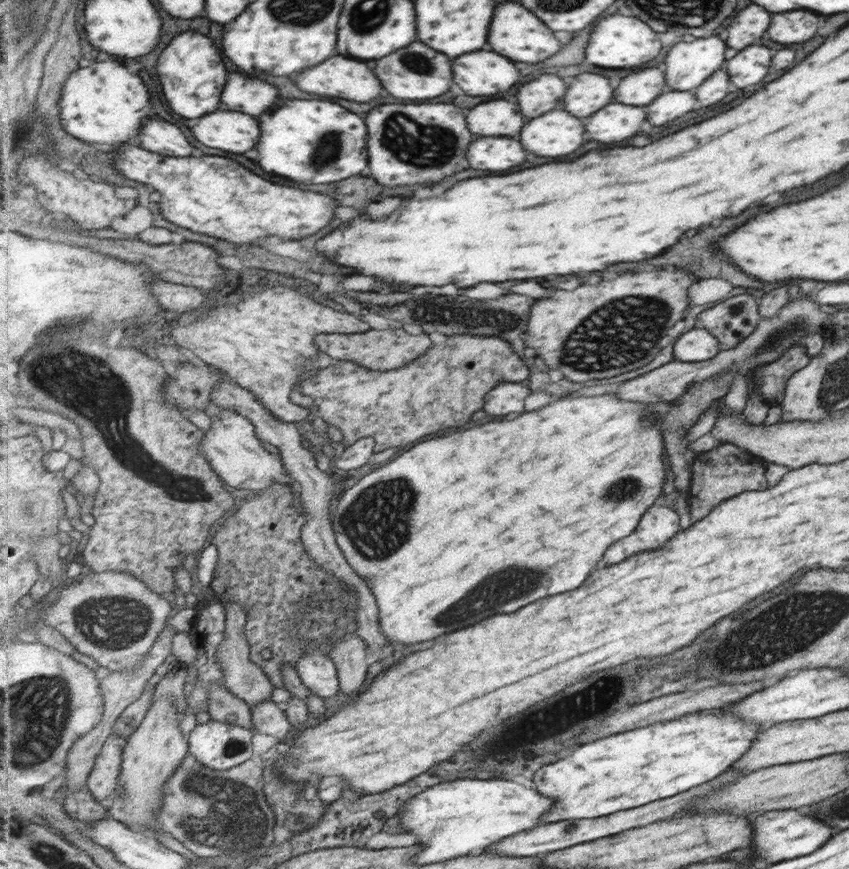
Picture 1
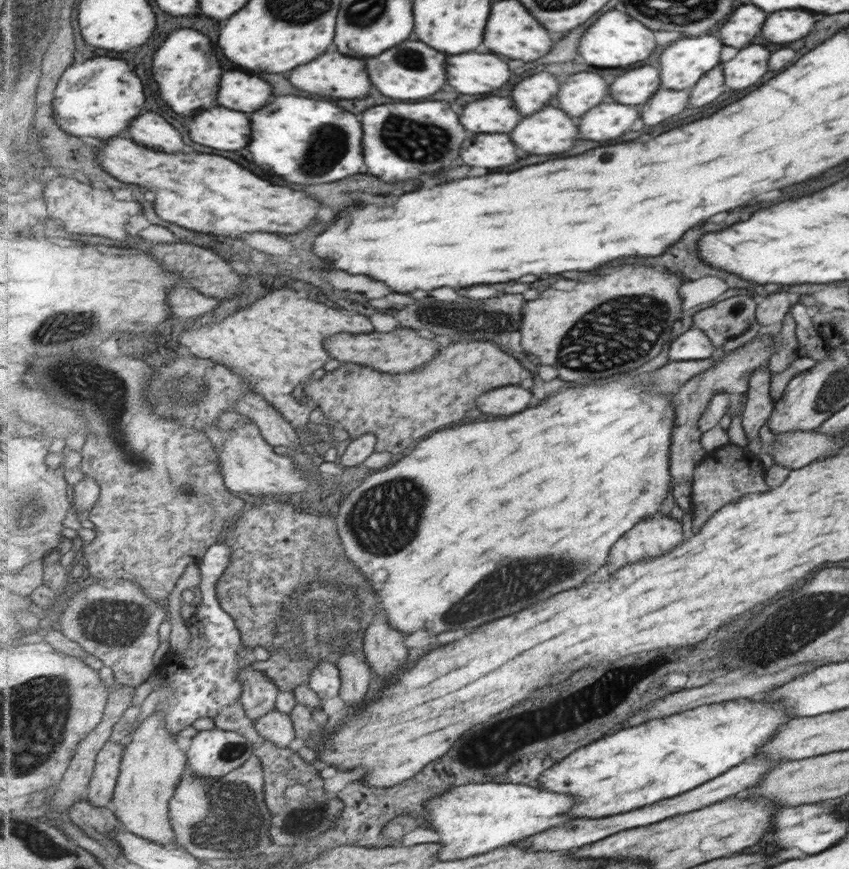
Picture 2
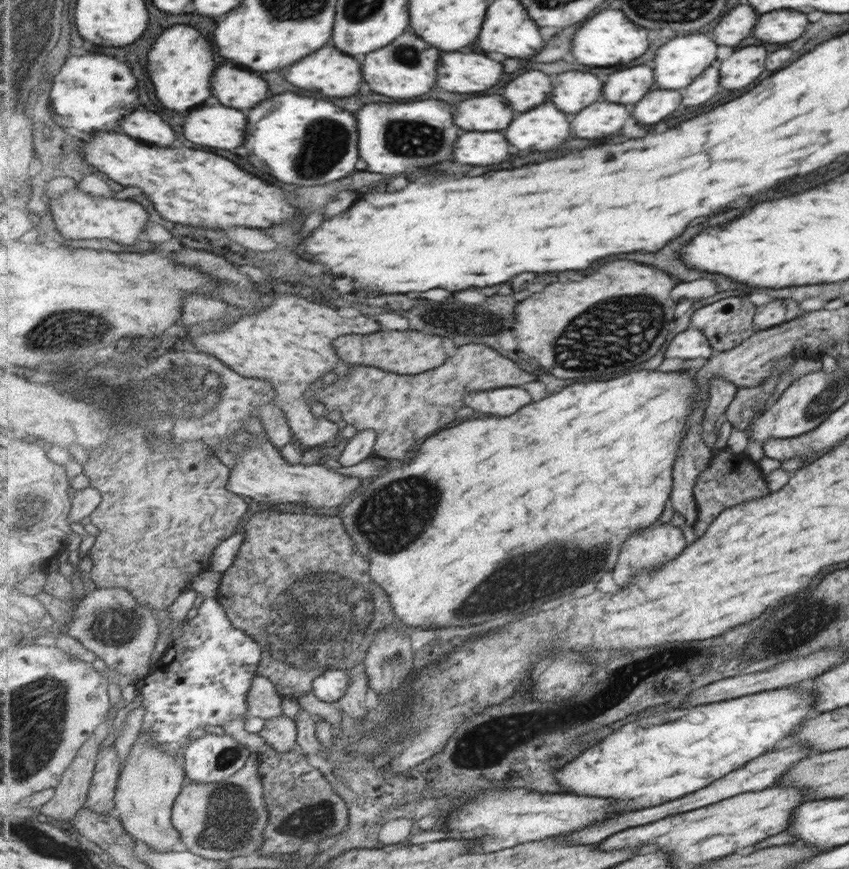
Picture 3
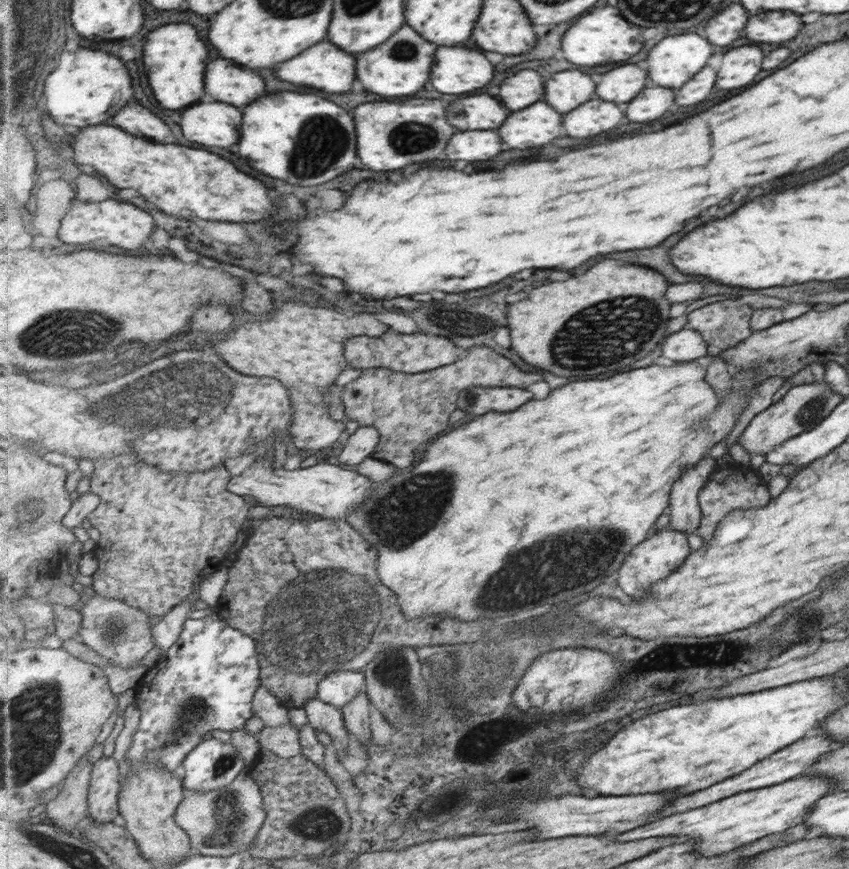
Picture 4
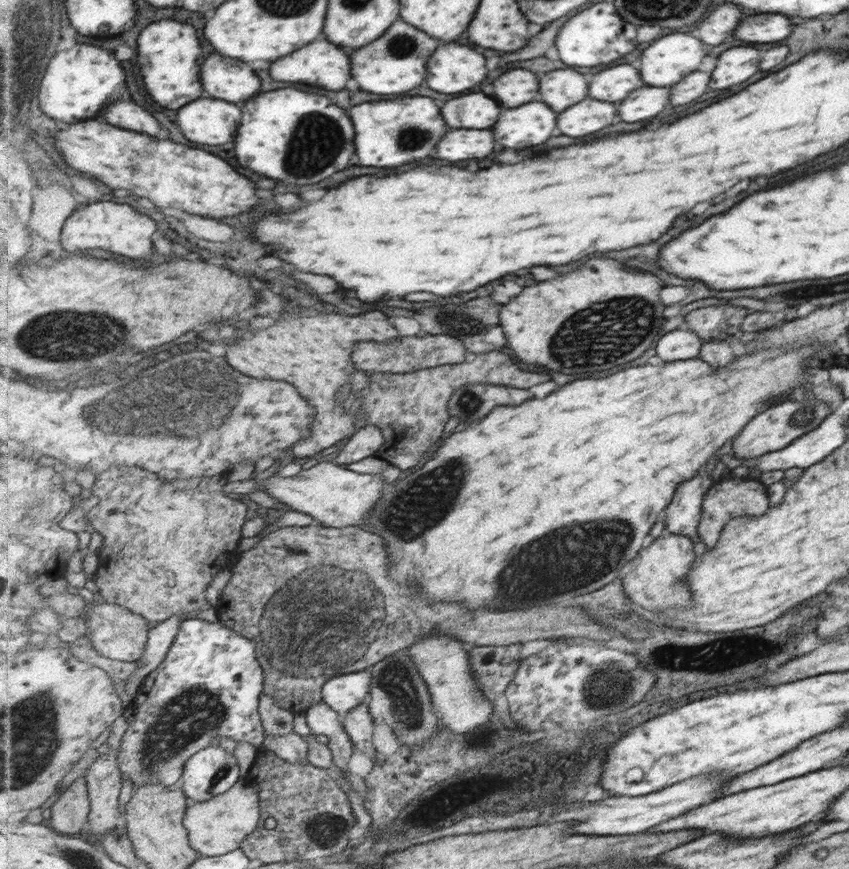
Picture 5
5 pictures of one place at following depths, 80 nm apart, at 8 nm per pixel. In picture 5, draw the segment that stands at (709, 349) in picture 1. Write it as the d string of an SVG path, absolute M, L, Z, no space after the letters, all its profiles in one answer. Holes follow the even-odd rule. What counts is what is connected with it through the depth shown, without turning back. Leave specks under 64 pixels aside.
M673 330L667 332L657 344L657 356L665 362L696 358L703 341L694 332Z

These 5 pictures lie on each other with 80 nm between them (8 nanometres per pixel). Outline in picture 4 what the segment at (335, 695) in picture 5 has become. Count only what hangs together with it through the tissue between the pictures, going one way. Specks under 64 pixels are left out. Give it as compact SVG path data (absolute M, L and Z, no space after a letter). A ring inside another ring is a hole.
M361 670L337 671L320 682L317 697L341 709L363 692L365 684L366 674Z

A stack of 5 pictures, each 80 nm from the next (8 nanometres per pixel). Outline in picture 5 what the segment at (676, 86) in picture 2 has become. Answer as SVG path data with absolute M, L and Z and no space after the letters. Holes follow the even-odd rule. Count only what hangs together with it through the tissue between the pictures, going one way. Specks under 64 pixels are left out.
M689 34L663 36L641 56L643 80L651 86L673 86L693 72L703 56L703 44L697 38Z

